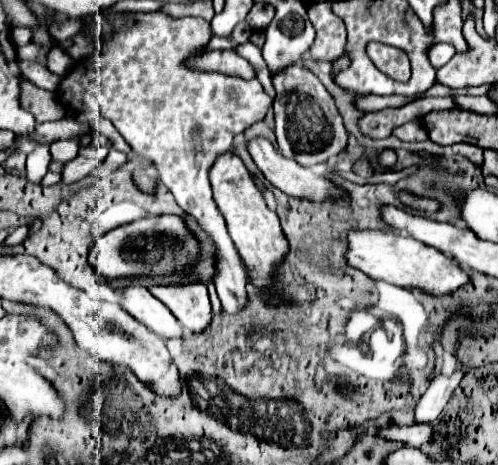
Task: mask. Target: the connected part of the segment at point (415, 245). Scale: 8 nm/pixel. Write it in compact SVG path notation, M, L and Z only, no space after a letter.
M352 231L348 235L346 259L352 267L364 271L372 279L382 279L406 289L420 289L432 297L452 295L470 283L468 271L458 265L458 261L398 231Z

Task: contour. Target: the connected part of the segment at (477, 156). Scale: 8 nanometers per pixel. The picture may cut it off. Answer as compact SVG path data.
M456 143L452 145L452 151L458 155L464 155L466 159L470 159L474 165L482 163L482 149L478 145L464 145L464 143Z

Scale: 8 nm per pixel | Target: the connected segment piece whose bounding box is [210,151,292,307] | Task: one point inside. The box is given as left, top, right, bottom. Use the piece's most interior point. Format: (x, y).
(256, 231)

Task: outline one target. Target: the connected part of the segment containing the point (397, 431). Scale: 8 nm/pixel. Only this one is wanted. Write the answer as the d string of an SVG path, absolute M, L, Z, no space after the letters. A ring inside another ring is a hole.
M390 425L388 429L380 429L380 431L372 431L372 433L378 433L380 437L386 437L392 441L402 441L404 445L410 445L410 447L430 445L432 437L434 437L430 425L410 425L410 427Z

